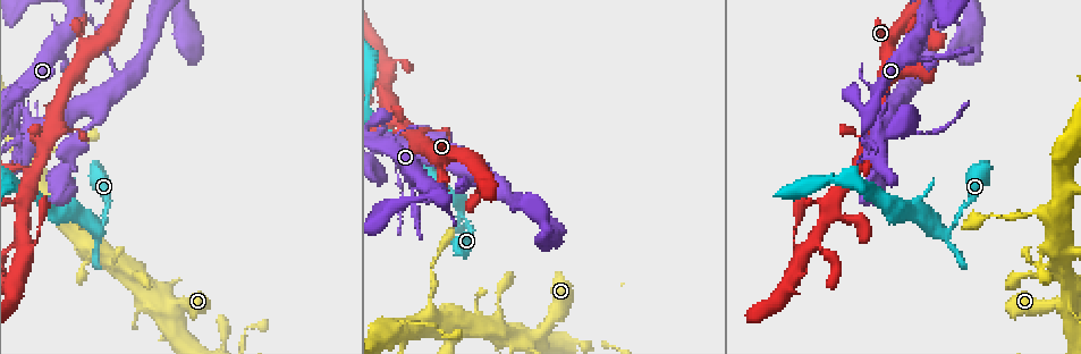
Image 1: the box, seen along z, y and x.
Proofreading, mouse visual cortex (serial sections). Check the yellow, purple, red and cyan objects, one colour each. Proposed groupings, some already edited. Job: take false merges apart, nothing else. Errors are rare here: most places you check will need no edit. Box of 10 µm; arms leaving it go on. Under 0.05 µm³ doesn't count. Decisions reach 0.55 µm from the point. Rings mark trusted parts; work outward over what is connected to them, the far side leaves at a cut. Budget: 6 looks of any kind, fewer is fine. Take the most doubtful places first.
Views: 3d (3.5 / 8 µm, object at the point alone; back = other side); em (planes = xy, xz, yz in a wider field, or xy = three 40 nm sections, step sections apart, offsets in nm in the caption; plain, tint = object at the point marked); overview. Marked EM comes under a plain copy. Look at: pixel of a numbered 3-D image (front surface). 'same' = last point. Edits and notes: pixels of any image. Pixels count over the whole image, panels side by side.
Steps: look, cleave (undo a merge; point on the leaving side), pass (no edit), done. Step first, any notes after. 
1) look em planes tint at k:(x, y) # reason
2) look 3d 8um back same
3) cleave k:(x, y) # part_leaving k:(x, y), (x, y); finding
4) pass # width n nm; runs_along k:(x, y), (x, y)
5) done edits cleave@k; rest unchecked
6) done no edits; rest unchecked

look 3d 3.5um at 1:(99, 229) # abrupt turn

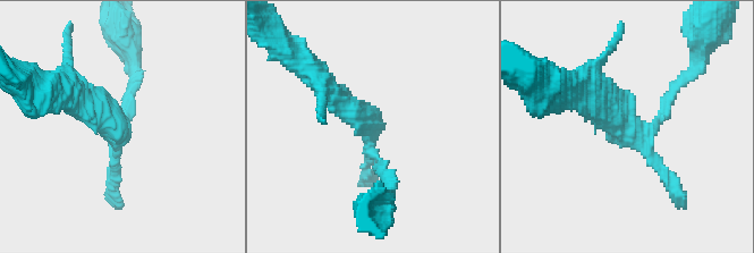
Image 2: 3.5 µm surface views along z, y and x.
look em xy step 3 tint at 2:(371, 148)

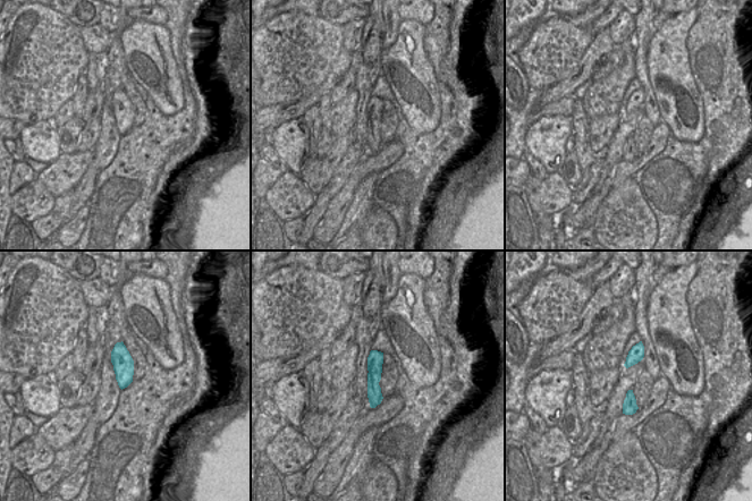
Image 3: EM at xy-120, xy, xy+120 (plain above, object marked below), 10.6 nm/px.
pass # runs_along 2:(388, 191), (371, 120), (336, 98); continuous, no second cell

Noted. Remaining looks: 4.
look 3d 3.5um at 1:(815, 241)

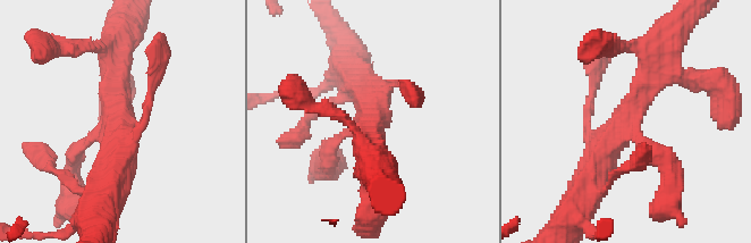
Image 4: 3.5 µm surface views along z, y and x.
look em xy step 2 tint at 4:(118, 121) # arms 4; arm_widths 150, 200, 400, 450 nm; now the EM

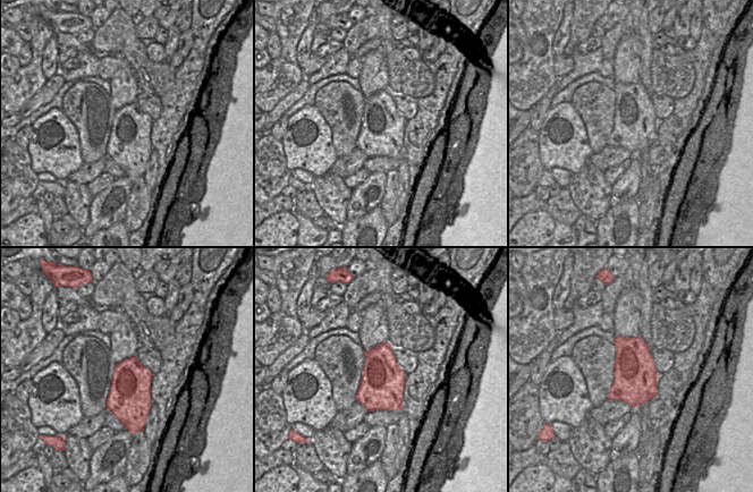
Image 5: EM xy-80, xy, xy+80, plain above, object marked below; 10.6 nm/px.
pass # runs_along 4:(659, 52), (587, 189); all the same cell

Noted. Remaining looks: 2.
look 3d 3.5um at 1:(115, 73) # three arms meet

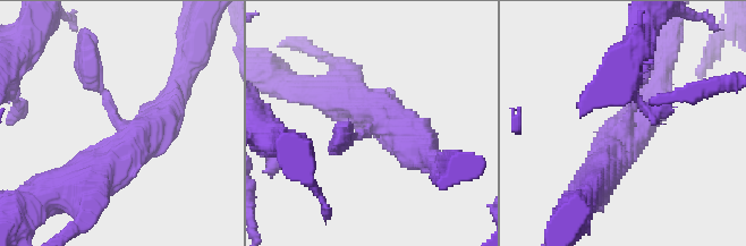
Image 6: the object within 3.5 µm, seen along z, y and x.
look em xy step 2 tint at 6:(120, 127) # arms 3; arm_widths 150, 400, 600 nm

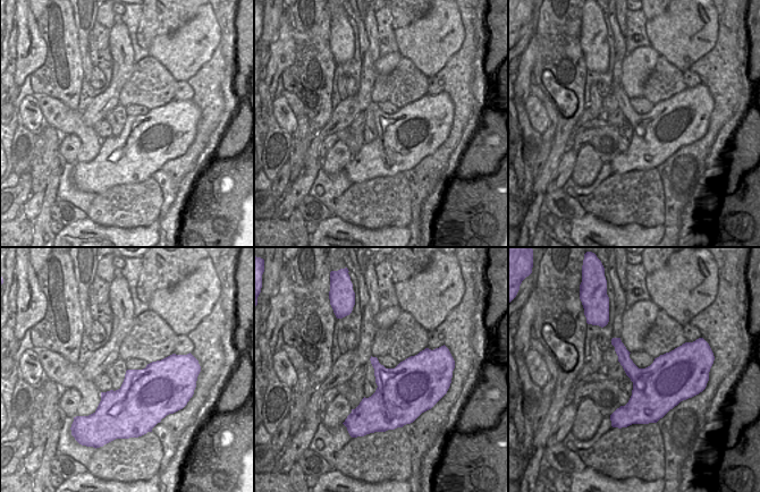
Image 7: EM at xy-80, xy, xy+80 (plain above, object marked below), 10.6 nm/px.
pass # runs_along 6:(84, 189), (164, 116), (178, 88); all the same cell

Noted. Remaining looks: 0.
done no edits; rest unchecked

